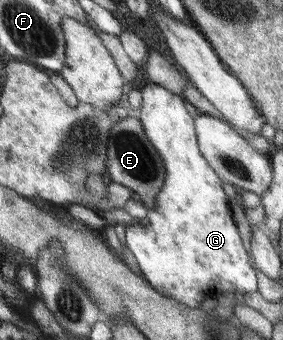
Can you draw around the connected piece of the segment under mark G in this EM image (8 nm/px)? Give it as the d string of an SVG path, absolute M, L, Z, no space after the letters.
M149 83L141 91L143 106L135 112L136 117L141 120L150 141L162 156L167 171L164 188L156 197L156 208L148 209L146 214L148 223L136 223L126 227L126 247L138 261L143 277L160 295L171 297L190 309L200 307L207 295L232 293L236 290L242 294L256 291L256 272L232 221L232 211L228 207L228 197L224 195L220 177L210 167L201 151L198 151L194 120L186 110L185 98L178 97L178 94L174 95L165 87L154 83Z

